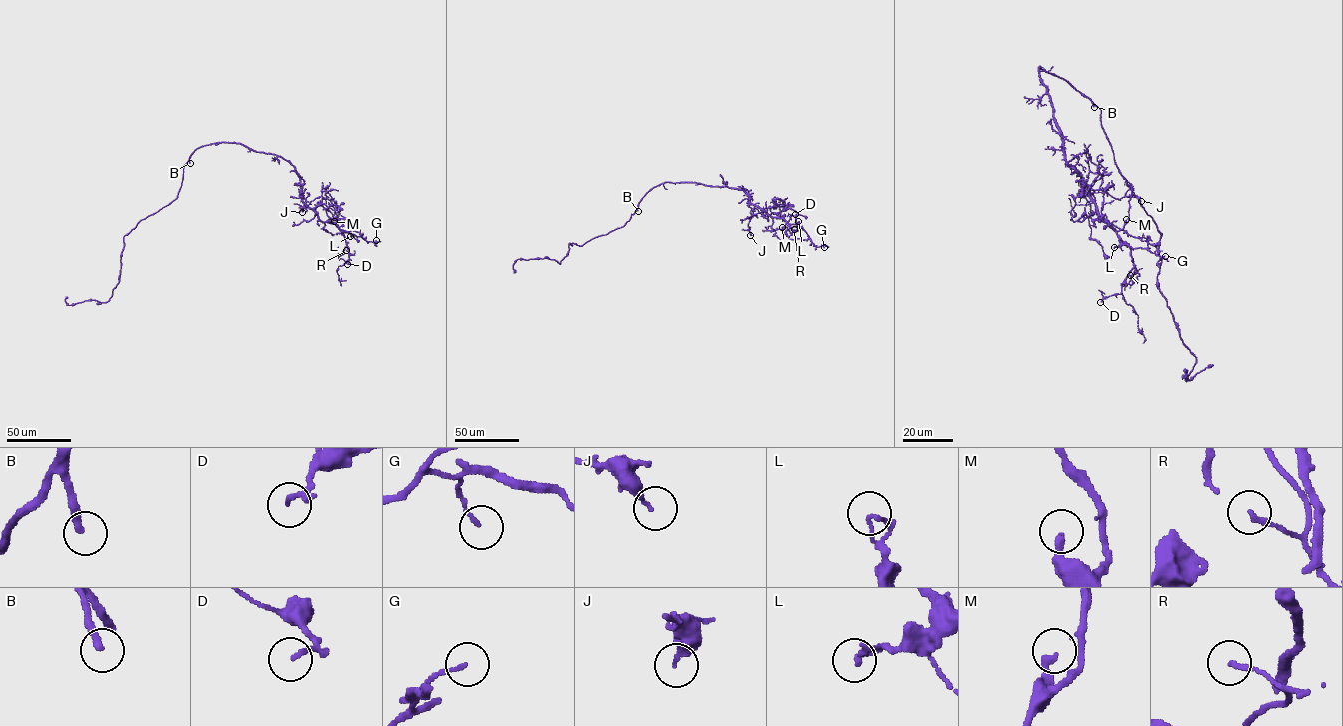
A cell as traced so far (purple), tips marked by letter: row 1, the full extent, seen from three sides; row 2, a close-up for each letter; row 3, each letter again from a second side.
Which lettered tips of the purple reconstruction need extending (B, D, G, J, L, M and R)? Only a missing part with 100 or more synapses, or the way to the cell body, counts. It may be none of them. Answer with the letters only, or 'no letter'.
B

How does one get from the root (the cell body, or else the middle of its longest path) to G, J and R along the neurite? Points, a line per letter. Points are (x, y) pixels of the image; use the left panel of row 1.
G: (199, 148), (237, 142), (280, 156), (294, 167), (302, 201), (321, 220), (367, 241), (376, 240)
J: (199, 148), (237, 142), (280, 156), (299, 177), (306, 205), (302, 212)
R: (199, 148), (237, 142), (287, 160), (299, 177), (302, 201), (321, 220), (335, 224), (345, 237), (346, 250)

